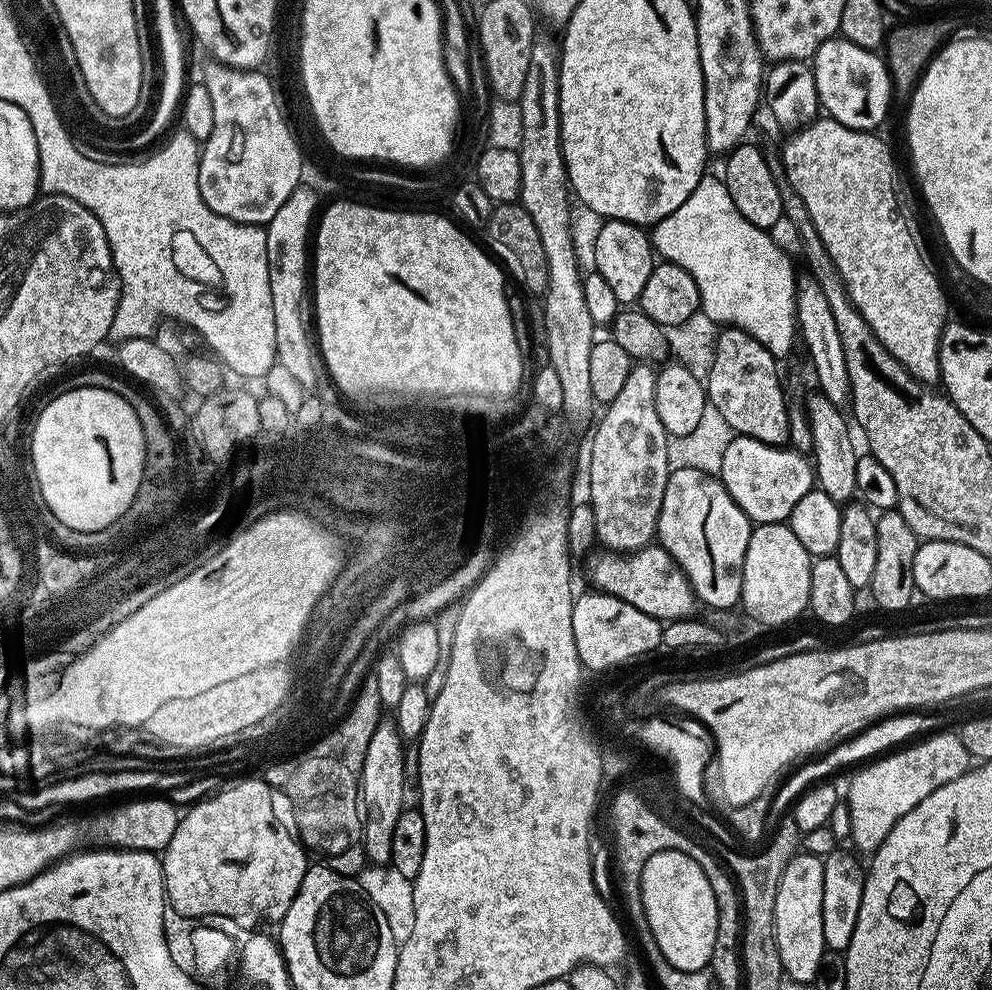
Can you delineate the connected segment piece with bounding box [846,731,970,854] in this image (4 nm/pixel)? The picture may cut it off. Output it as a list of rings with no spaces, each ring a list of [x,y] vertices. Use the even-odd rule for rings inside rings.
[[[955,731],[940,732],[913,748],[908,747],[910,746],[901,747],[891,754],[873,759],[868,764],[869,768],[862,769],[848,784],[846,803],[850,810],[850,840],[865,854],[871,854],[880,848],[886,834],[890,834],[897,822],[910,814],[910,810],[914,810],[922,798],[934,794],[938,786],[954,782],[954,778],[961,776],[970,767],[966,746],[962,746]]]

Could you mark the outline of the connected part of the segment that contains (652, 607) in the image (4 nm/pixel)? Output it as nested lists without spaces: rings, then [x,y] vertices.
[[[649,546],[627,554],[605,551],[603,555],[593,562],[588,572],[593,589],[622,598],[622,602],[630,602],[630,606],[642,610],[642,614],[654,616],[661,622],[682,620],[697,611],[698,601],[692,584],[666,549]]]

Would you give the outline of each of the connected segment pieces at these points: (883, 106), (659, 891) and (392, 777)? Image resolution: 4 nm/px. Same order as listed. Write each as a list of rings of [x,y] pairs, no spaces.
[[[833,38],[818,46],[810,67],[816,79],[820,107],[842,126],[876,130],[888,116],[888,103],[894,100],[892,77],[888,75],[887,63],[876,56],[879,55],[875,51],[854,46],[854,42],[843,38]]]
[[[678,850],[654,854],[642,870],[641,898],[646,921],[670,966],[678,971],[698,971],[711,965],[719,912],[714,891],[698,862]]]
[[[381,723],[380,729],[366,746],[366,758],[360,775],[362,797],[362,847],[365,857],[373,865],[387,865],[391,861],[390,841],[394,839],[394,822],[406,807],[404,801],[404,748],[405,741],[391,723]]]

